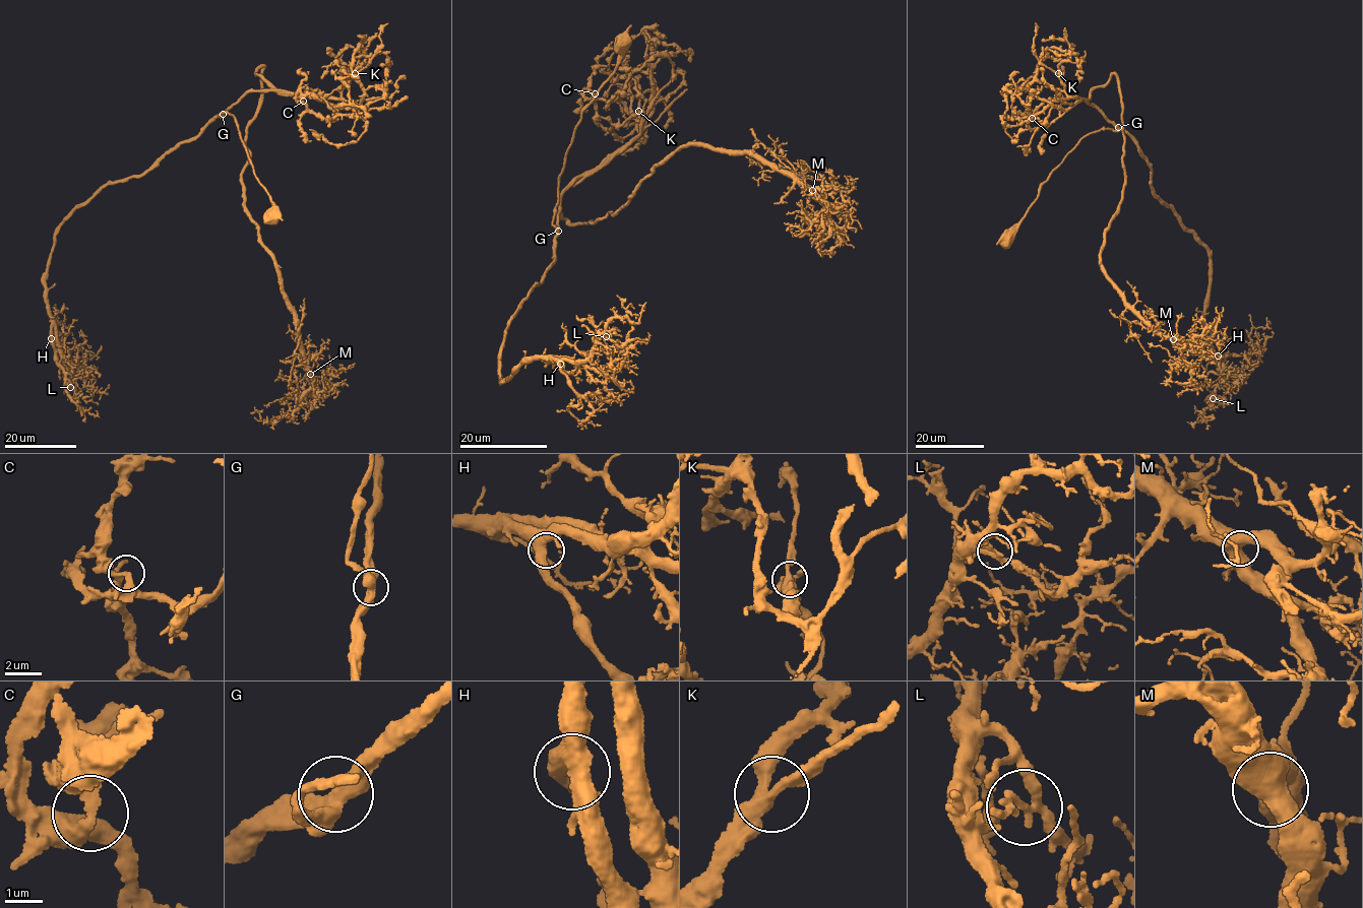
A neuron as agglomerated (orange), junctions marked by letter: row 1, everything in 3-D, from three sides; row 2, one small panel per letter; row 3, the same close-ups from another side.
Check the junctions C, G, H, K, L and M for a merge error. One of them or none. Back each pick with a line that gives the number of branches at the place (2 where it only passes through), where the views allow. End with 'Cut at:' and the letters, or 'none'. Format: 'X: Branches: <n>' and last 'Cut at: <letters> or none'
C: Branches: 3
Cut at: C

